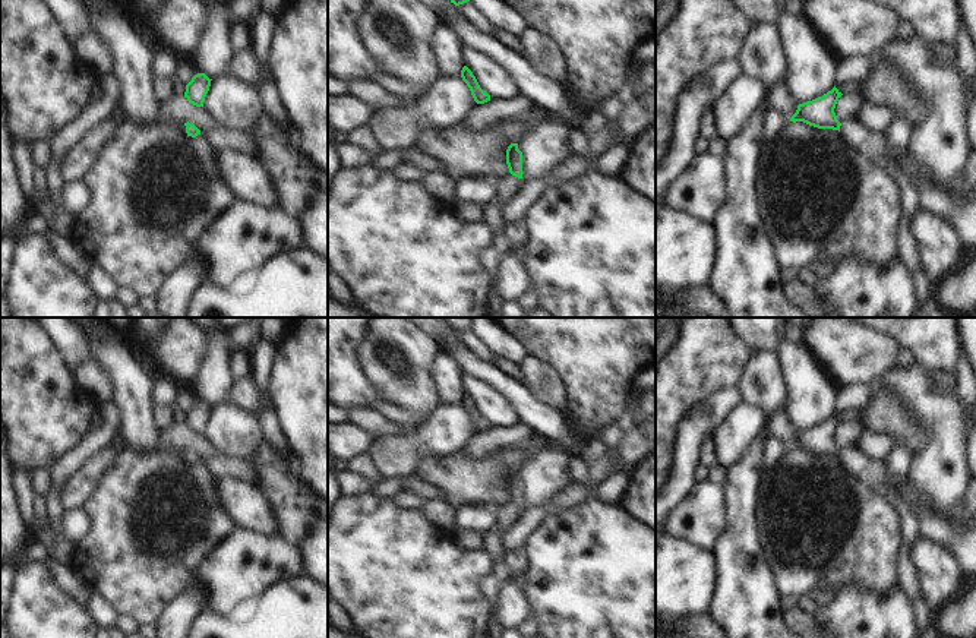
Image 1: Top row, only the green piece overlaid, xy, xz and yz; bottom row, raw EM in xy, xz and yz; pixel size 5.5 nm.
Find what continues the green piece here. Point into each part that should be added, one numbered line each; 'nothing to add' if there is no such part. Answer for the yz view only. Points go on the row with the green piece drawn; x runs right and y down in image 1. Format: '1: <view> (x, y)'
1: yz (874, 147)

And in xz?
1: xz (507, 186)

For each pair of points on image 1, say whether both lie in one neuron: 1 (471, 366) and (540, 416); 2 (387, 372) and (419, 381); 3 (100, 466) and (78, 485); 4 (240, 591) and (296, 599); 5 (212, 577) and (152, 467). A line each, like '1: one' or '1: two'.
1: one
2: one
3: one
4: two
5: two

